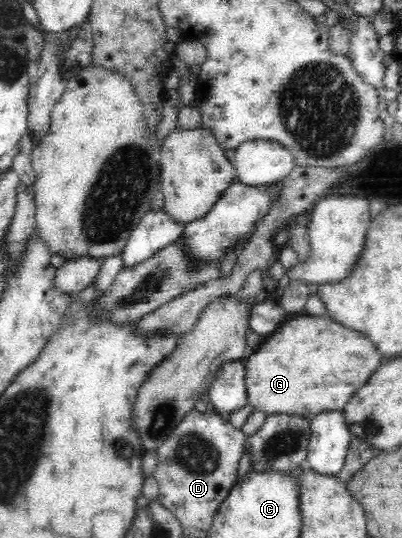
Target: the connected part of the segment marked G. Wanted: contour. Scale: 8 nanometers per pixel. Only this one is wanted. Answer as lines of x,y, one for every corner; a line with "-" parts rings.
303,313
285,322
265,344
257,348
251,358
243,360
247,404
253,405
253,410
263,411
266,416
290,413
315,418
321,412
342,410
353,394
367,384
373,372
385,361
373,341
355,330
349,330
326,315
317,317

